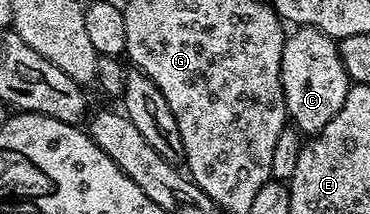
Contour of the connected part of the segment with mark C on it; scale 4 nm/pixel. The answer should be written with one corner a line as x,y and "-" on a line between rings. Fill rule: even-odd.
298,27
293,32
287,36
282,52
282,90
286,115
302,135
317,135
321,129
328,127
332,115
344,107
344,99
352,82
340,59
335,38
309,27

